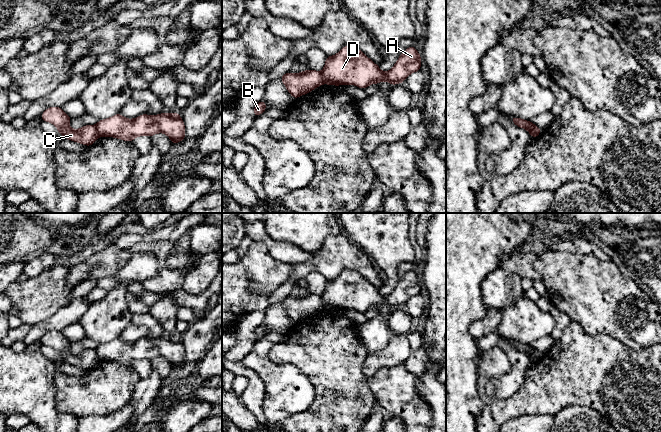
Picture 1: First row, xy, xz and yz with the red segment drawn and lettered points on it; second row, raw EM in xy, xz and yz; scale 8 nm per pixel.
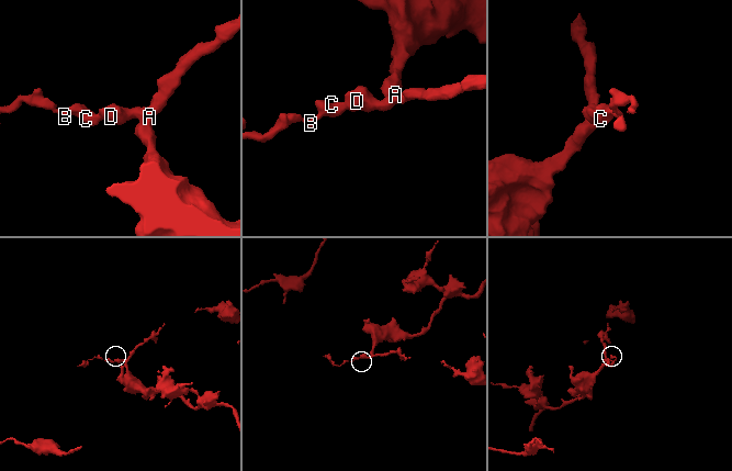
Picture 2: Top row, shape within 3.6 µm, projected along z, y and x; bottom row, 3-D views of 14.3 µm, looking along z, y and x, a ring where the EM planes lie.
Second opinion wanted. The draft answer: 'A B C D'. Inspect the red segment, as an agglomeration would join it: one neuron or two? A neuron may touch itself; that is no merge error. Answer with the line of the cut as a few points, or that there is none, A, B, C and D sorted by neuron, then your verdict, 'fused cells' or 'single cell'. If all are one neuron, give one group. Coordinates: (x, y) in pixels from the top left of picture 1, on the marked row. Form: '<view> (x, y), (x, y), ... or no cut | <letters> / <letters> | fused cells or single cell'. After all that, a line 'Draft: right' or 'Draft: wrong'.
xy (94, 125), (99, 136) | A D / B C | fused cells
Draft: wrong

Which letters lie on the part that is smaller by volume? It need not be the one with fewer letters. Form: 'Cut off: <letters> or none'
Cut off: B, C

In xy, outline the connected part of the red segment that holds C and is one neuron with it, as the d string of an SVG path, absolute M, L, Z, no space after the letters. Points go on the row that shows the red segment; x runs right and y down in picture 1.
M62 107L47 108L42 113L41 120L55 125L64 138L86 146L93 145L99 137L95 125L85 125L77 130L69 127L68 124L72 119L63 112Z

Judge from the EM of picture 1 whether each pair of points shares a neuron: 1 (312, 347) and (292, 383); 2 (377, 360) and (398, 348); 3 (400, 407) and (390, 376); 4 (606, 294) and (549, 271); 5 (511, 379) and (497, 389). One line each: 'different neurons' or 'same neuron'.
1: different neurons
2: same neuron
3: same neuron
4: same neuron
5: same neuron

